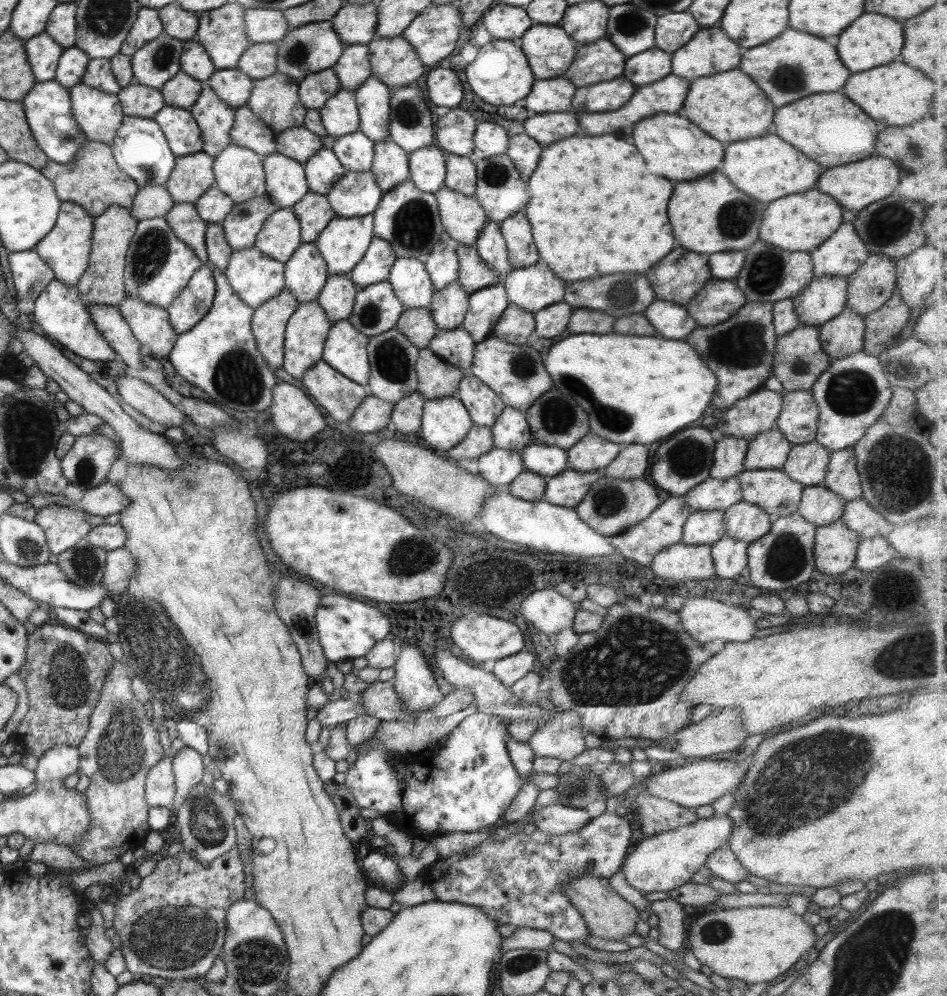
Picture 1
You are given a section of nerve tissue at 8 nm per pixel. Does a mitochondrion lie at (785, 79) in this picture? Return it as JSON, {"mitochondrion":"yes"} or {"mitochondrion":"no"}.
{"mitochondrion":"yes"}

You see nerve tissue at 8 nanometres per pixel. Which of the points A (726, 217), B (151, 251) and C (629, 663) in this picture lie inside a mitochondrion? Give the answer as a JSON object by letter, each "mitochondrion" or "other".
{"A":"mitochondrion","B":"mitochondrion","C":"mitochondrion"}

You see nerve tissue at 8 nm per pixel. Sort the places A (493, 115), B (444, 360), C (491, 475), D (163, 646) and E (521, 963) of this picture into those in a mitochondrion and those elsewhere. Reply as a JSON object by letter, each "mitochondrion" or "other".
{"A":"other","B":"other","C":"other","D":"mitochondrion","E":"mitochondrion"}

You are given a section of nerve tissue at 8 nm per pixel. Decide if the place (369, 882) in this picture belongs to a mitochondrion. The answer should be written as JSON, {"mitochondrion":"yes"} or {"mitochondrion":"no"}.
{"mitochondrion":"no"}

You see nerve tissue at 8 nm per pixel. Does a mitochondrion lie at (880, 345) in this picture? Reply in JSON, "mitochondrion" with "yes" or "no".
{"mitochondrion":"no"}

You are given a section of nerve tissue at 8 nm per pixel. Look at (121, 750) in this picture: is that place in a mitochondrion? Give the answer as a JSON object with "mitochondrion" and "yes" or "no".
{"mitochondrion":"yes"}

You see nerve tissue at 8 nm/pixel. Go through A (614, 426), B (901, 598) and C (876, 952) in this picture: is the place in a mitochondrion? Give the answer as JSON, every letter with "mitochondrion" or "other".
{"A":"mitochondrion","B":"other","C":"mitochondrion"}

